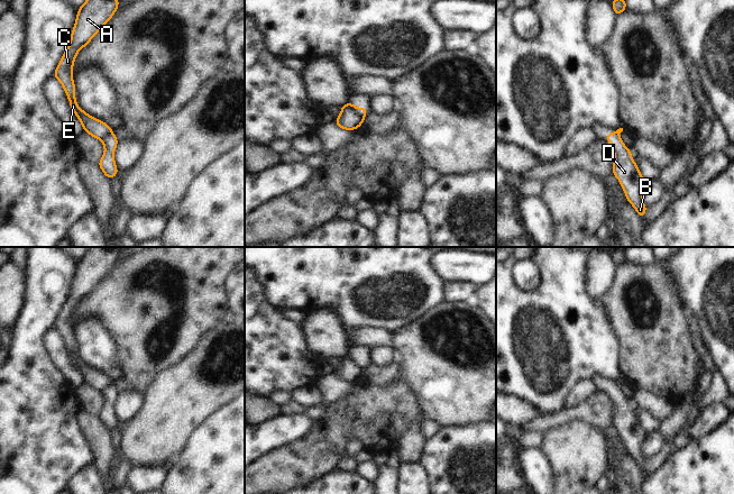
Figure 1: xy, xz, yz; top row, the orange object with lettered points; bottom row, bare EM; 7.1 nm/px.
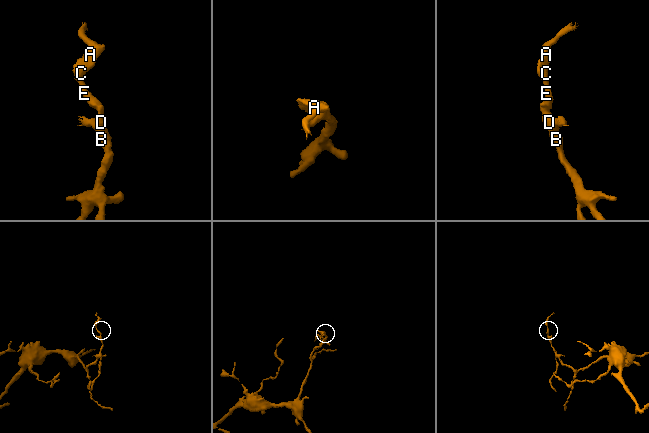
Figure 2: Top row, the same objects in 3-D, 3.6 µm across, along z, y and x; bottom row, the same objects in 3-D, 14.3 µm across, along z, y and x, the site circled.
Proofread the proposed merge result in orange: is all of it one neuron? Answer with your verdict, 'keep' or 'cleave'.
cleave

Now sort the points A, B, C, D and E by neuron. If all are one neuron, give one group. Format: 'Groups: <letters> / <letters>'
Groups: A C E / B D.

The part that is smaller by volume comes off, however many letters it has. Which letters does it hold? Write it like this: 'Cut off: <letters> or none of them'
Cut off: A, C, E

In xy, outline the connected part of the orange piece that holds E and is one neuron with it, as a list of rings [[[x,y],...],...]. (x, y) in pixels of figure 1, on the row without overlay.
[[[89,247],[77,262],[68,299],[53,324],[64,339],[71,360],[79,369],[84,383],[100,392],[113,385],[113,382],[105,374],[91,368],[76,356],[73,317],[77,304],[91,293],[119,260],[119,251],[119,249],[104,247]]]

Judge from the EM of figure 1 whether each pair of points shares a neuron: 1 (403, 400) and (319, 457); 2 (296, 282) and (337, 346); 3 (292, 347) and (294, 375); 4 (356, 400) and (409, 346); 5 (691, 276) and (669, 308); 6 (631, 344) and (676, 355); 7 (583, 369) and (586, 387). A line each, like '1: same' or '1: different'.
1: same
2: different
3: same
4: different
5: different
6: same
7: different

